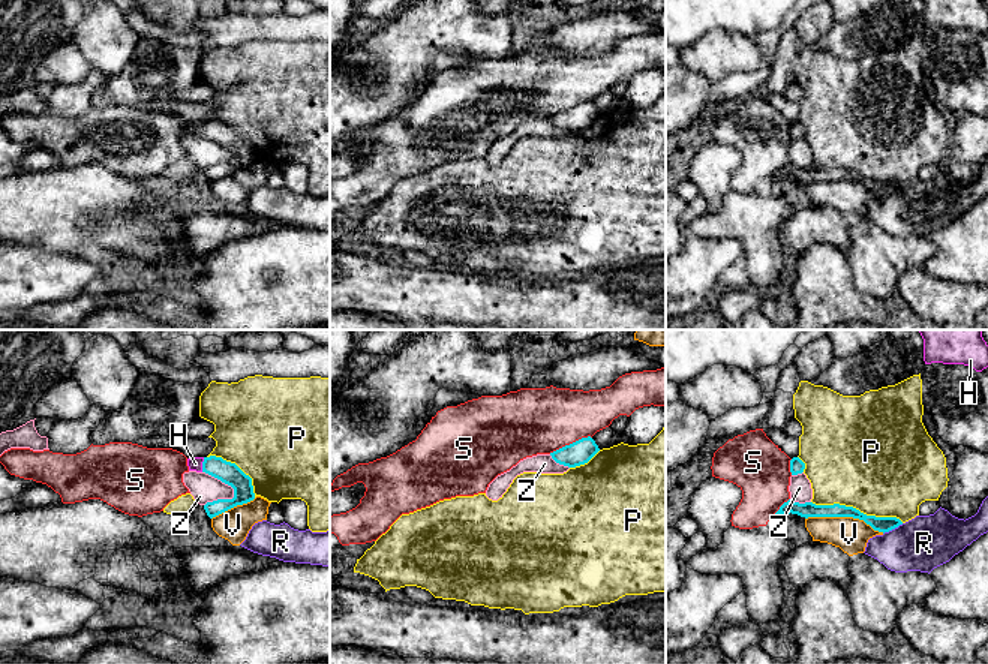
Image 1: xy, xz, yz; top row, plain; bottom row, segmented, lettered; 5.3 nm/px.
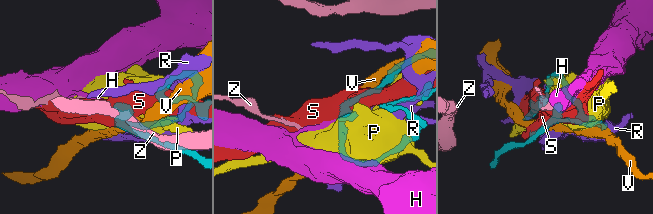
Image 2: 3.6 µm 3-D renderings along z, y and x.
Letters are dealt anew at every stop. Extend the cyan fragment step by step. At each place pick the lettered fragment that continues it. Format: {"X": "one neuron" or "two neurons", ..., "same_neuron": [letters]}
{"H": "one neuron", "P": "two neurons", "R": "two neurons", "S": "two neurons", "V": "two neurons", "Z": "two neurons", "same_neuron": ["H"]}

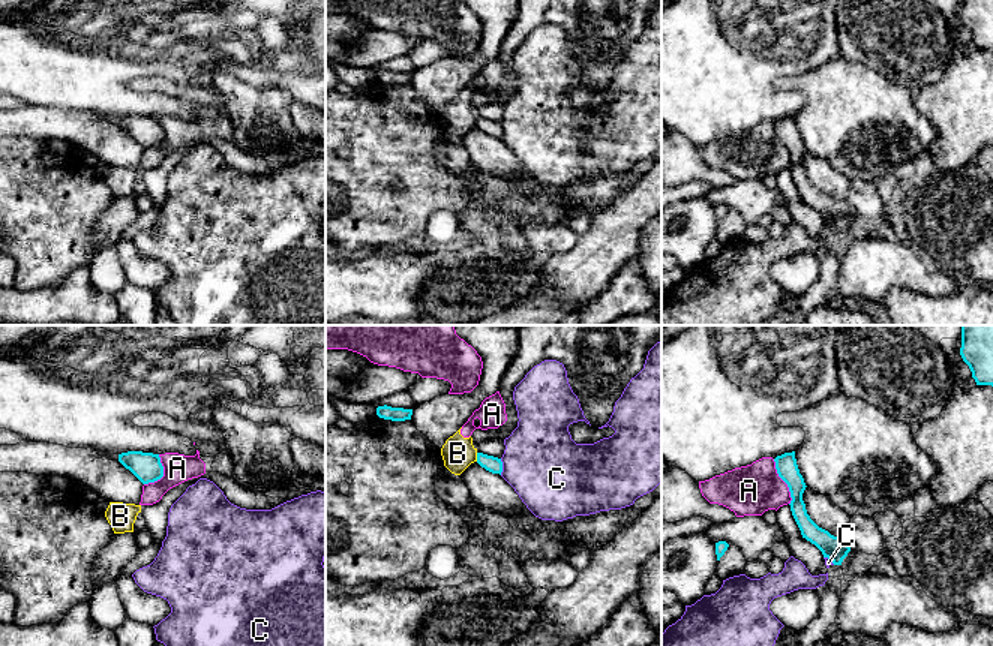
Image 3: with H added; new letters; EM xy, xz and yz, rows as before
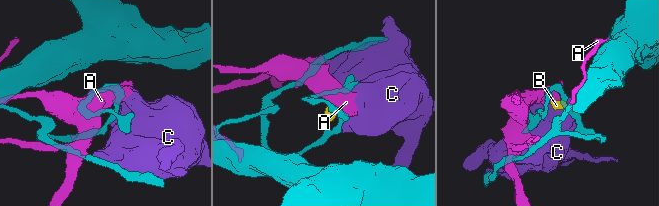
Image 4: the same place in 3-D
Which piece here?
{"A": "two neurons", "B": "two neurons", "C": "two neurons", "same_neuron": []}

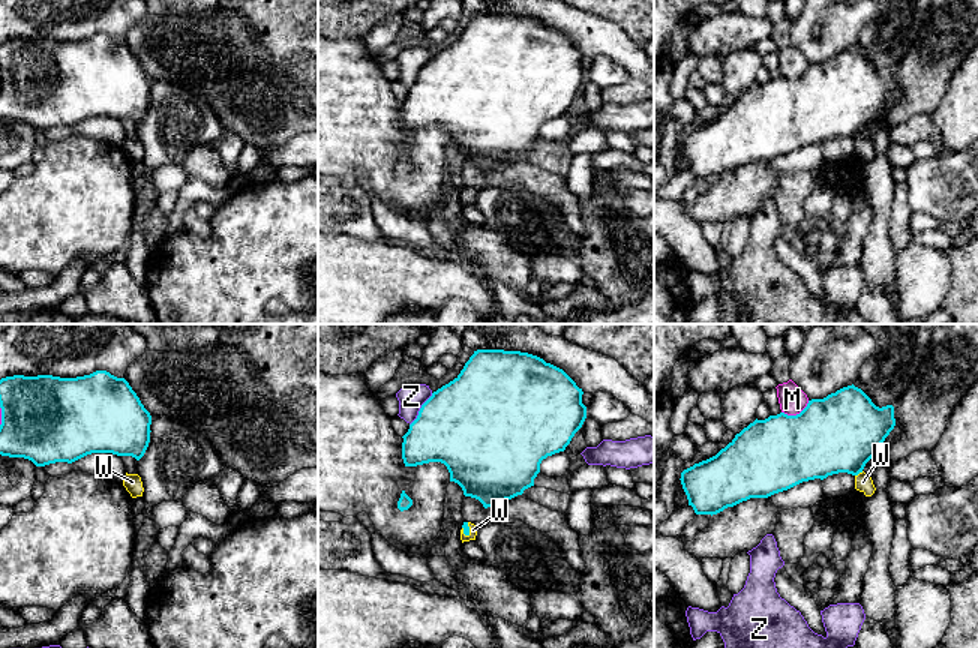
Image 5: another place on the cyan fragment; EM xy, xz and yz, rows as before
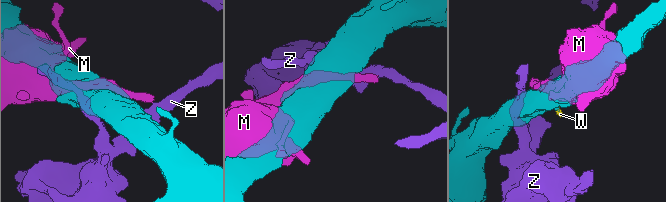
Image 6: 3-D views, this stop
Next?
{"M": "two neurons", "W": "one neuron", "Z": "two neurons", "same_neuron": ["W"]}

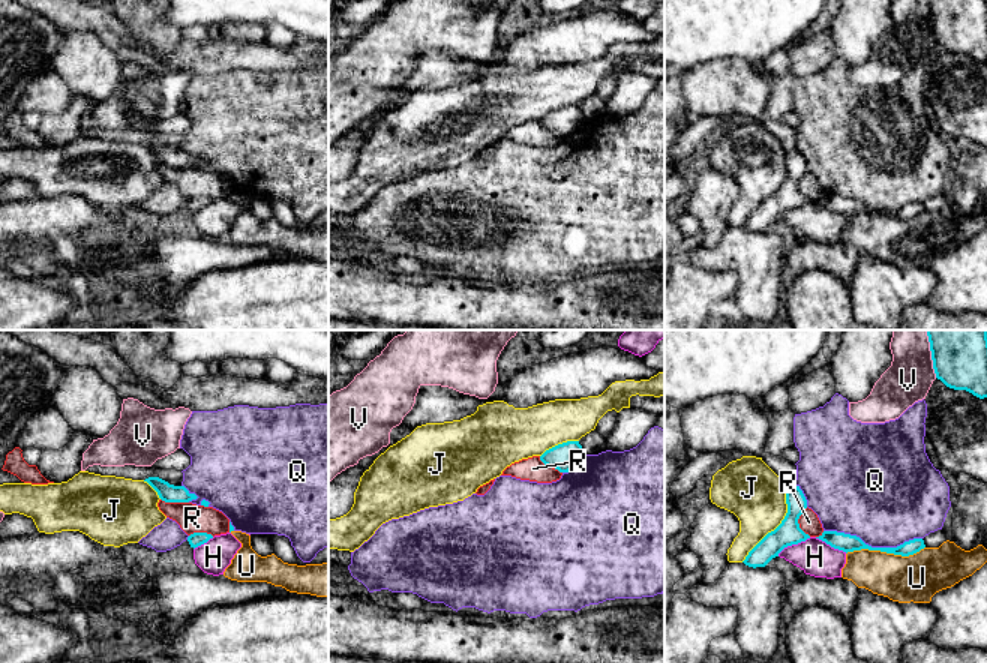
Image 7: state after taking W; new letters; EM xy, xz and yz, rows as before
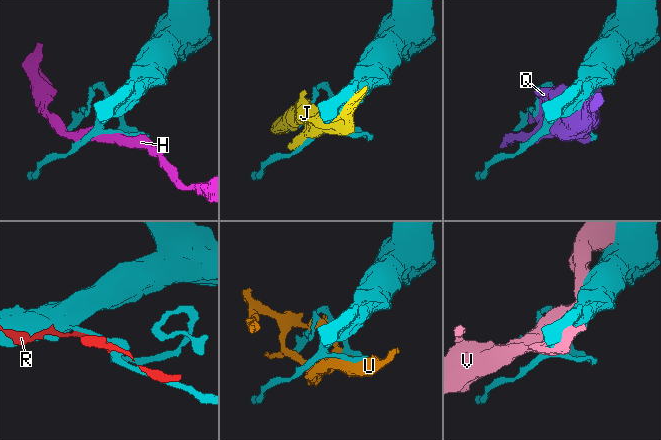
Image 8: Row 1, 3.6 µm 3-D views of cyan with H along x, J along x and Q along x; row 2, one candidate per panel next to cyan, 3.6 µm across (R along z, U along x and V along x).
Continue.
{"H": "two neurons", "J": "two neurons", "Q": "two neurons", "R": "two neurons", "U": "two neurons", "V": "two neurons", "same_neuron": []}

